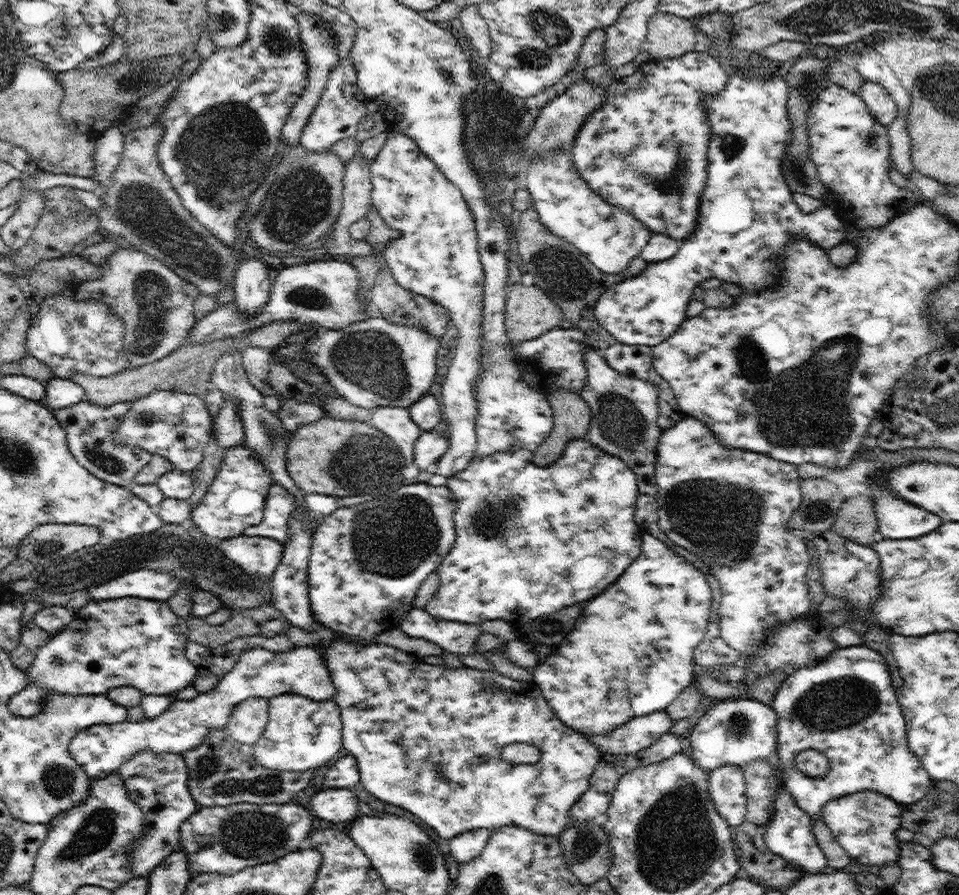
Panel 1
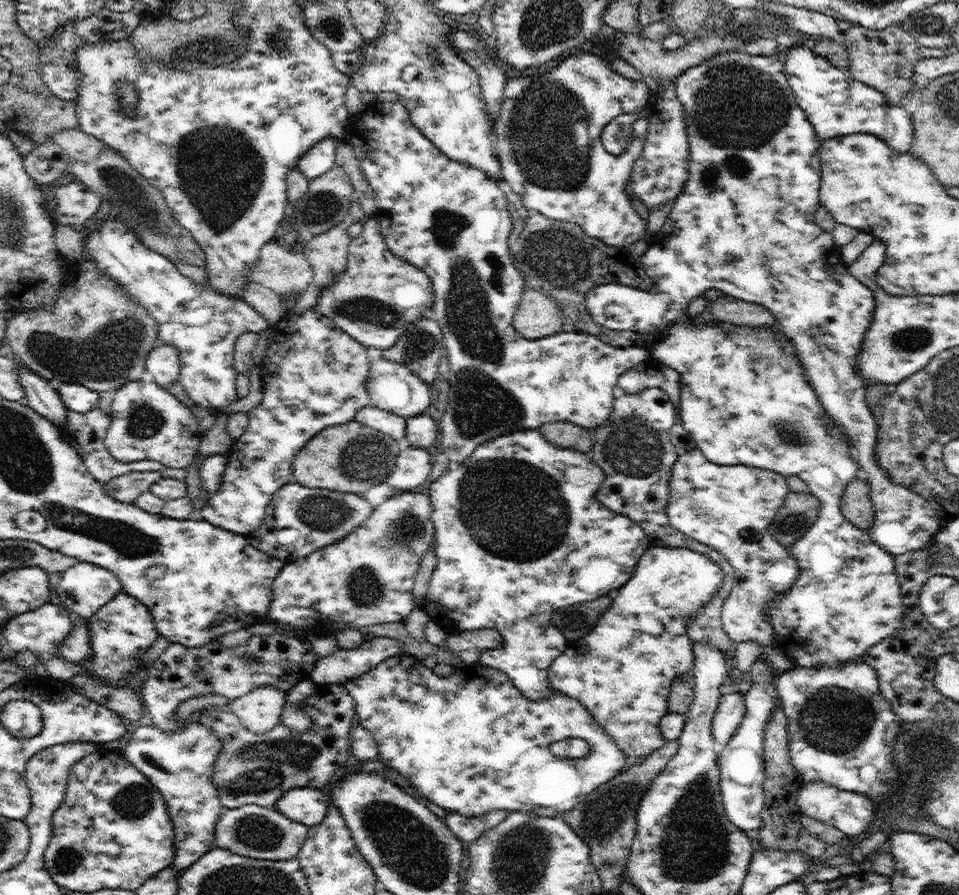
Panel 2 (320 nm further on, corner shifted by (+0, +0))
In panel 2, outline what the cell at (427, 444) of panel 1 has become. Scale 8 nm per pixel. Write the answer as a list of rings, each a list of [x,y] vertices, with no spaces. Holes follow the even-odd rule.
[[[408,446],[399,451],[393,471],[386,482],[392,488],[413,491],[420,486],[430,474],[430,454],[425,447]]]

